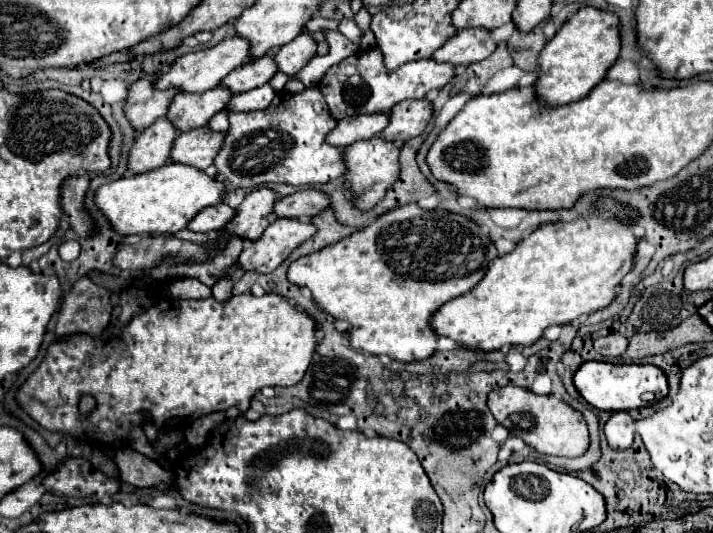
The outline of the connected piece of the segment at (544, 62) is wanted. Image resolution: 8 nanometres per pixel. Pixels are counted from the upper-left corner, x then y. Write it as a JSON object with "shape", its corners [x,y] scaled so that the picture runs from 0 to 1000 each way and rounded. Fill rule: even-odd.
{"shape":[[[816,13],[811,17],[766,81],[757,103],[757,144],[752,156],[752,174],[760,197],[794,197],[819,186],[856,133],[870,103],[870,36],[861,24]]]}

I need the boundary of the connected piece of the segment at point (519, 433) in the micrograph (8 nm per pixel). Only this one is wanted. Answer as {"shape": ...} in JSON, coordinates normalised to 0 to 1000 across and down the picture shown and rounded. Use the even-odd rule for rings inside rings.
{"shape":[[[704,726],[684,741],[684,764],[696,790],[707,797],[718,816],[738,827],[746,842],[760,854],[783,854],[783,857],[813,857],[827,839],[827,816],[822,786],[813,771],[799,764],[791,752],[783,752],[774,741],[752,741],[735,726]]]}

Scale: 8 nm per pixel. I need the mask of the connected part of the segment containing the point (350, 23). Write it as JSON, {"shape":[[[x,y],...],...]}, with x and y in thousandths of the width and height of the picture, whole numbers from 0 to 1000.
{"shape":[[[482,36],[482,39],[477,43],[474,58],[477,58],[480,66],[485,66],[485,69],[488,69],[491,77],[496,77],[496,81],[505,81],[505,73],[508,73],[508,66],[511,66],[511,58],[499,47],[496,36]]]}

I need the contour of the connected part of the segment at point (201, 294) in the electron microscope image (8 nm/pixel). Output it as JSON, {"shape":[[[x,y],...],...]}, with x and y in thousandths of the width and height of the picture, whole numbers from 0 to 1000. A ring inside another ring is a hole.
{"shape":[[[244,523],[238,527],[238,550],[247,561],[286,561],[286,557],[297,557],[297,542],[283,535],[275,523]]]}

